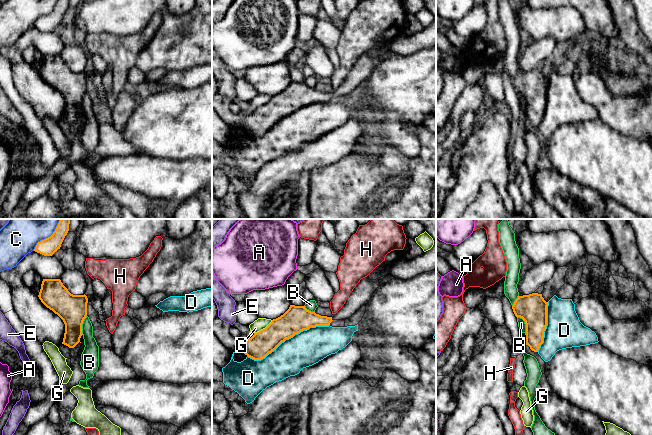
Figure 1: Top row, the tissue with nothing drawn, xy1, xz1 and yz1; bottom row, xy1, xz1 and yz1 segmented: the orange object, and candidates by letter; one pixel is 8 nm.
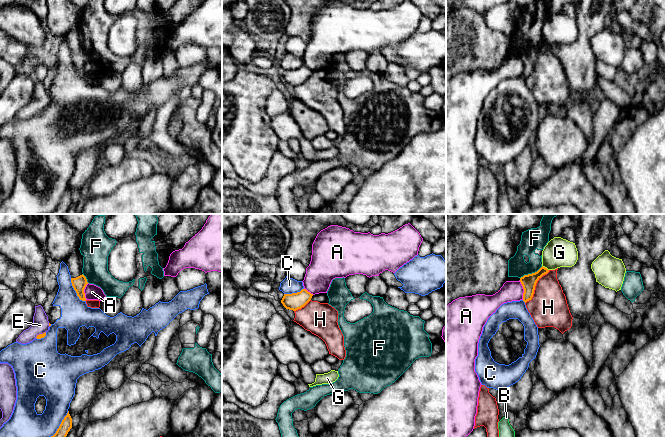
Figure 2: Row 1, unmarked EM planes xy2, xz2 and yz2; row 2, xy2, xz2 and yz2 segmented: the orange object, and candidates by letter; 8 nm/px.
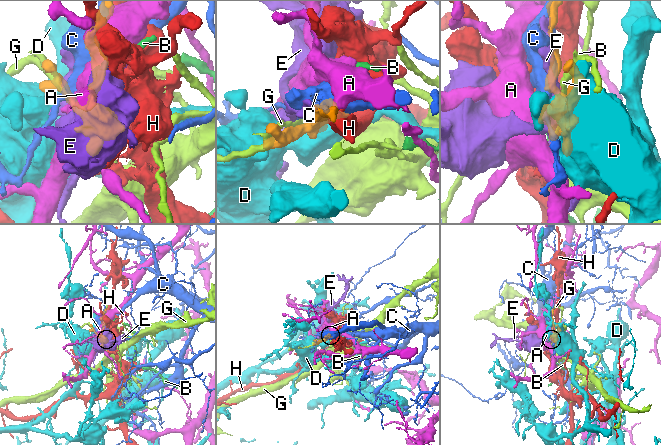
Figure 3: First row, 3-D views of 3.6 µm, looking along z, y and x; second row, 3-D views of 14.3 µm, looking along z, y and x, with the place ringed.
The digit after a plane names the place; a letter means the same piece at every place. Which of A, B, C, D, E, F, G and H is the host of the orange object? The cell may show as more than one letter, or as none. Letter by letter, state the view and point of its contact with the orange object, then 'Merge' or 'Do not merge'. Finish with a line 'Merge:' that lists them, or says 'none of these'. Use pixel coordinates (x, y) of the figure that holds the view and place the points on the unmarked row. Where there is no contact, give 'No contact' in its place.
A: Touches orange at yz2 (524, 66). Do not merge
B: Touches orange at yz1 (526, 101). Do not merge
C: Touches orange at xy1 (46, 14). Do not merge
D: Touches orange at xz1 (288, 114). Do not merge
E: Touches orange at xy2 (40, 110). Do not merge
F: Touches orange at yz2 (532, 49). Do not merge
G: Touches orange at xz1 (263, 105). Do not merge
H: Touches orange at yz2 (534, 63). Do not merge
Merge: none of these

